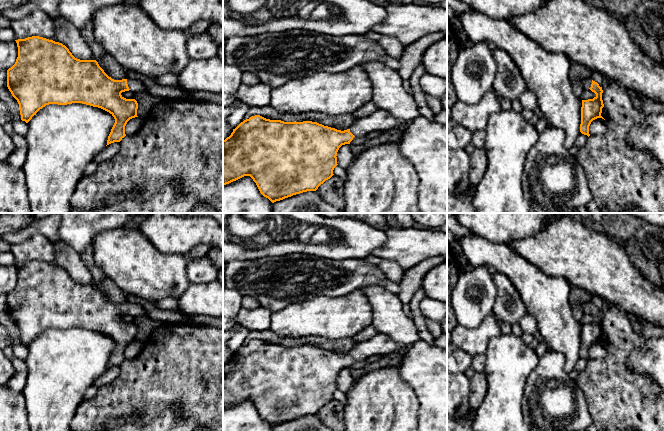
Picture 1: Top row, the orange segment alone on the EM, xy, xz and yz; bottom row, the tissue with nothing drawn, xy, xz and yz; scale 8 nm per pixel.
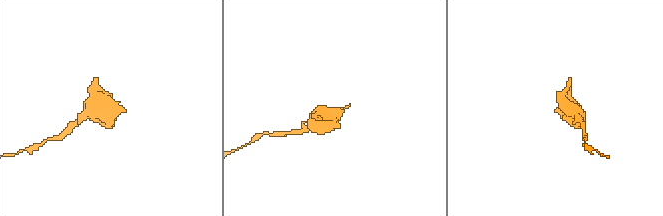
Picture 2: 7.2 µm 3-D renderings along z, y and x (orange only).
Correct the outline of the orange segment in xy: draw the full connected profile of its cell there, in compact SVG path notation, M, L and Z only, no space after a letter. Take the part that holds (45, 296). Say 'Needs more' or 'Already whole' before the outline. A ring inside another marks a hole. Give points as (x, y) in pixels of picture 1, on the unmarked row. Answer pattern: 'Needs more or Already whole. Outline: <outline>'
Needs more. Outline: M32 260L15 265L18 271L18 281L15 288L7 294L7 311L19 328L22 345L28 347L40 333L49 328L82 327L101 332L114 341L115 347L108 360L107 369L120 366L126 360L125 350L127 346L132 342L138 341L138 327L135 323L124 322L121 317L129 314L134 317L143 316L147 312L143 306L136 306L130 303L114 304L104 296L96 284L77 283L65 269L53 264Z

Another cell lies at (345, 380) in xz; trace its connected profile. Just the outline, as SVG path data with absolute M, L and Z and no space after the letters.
M350 368L342 369L337 376L337 388L347 393L355 382L355 378L351 374Z

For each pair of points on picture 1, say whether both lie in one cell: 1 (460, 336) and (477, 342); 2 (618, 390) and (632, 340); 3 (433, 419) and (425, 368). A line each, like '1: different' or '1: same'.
1: same
2: same
3: same

